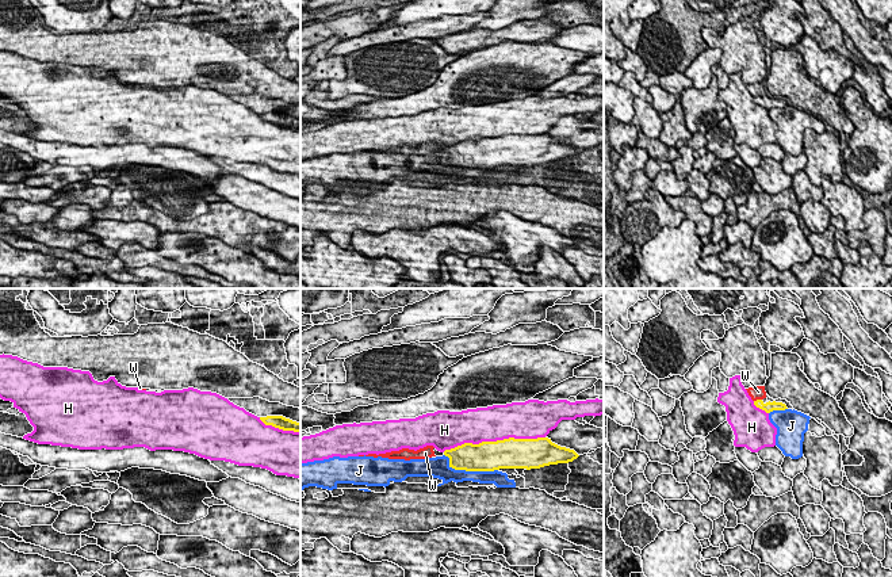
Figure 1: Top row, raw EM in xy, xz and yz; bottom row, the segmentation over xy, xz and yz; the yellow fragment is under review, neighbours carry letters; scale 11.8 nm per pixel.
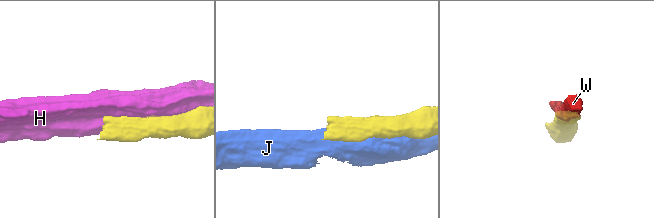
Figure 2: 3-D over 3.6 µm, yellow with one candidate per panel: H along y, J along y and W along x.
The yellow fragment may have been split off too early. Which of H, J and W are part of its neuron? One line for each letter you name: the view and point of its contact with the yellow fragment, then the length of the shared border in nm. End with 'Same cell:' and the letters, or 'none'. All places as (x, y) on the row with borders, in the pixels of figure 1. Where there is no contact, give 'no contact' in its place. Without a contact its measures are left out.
W: meets yellow in yz at (757, 400); contact 100 nm long
Same cell: W

